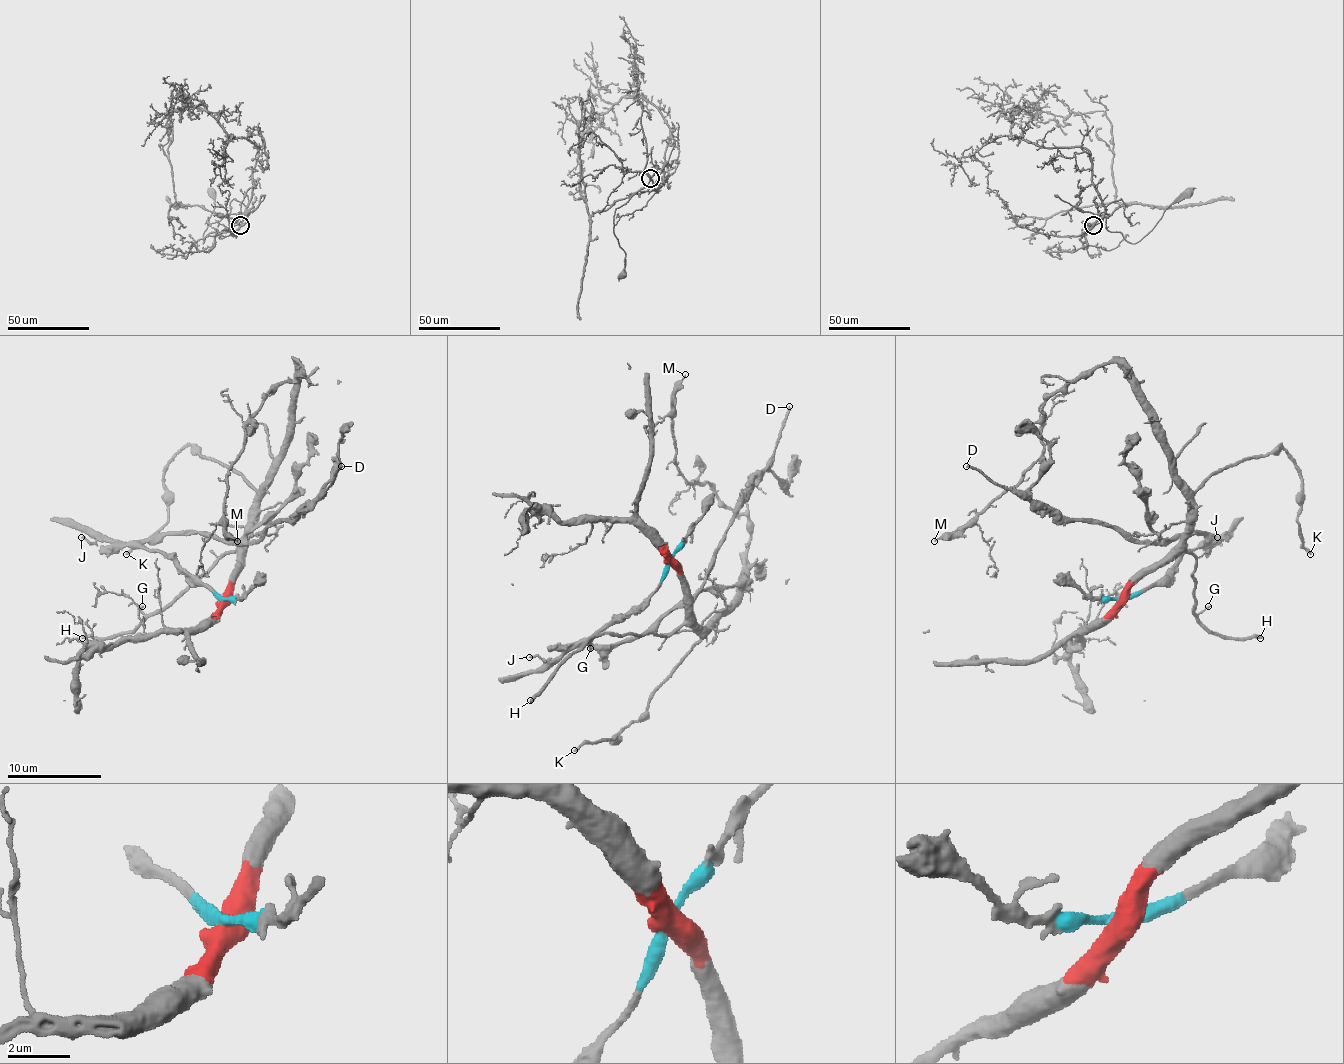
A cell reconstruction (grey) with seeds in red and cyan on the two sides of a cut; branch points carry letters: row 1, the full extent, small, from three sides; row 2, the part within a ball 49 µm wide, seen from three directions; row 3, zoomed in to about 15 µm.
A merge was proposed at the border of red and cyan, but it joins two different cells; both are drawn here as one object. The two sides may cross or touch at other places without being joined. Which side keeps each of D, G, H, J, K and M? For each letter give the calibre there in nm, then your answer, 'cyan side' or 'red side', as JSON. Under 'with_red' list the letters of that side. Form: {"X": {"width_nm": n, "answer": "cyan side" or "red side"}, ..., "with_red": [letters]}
{"D": {"width_nm": 200, "answer": "cyan side"}, "G": {"width_nm": 120, "answer": "red side"}, "H": {"width_nm": 320, "answer": "red side"}, "J": {"width_nm": 180, "answer": "cyan side"}, "K": {"width_nm": 240, "answer": "red side"}, "M": {"width_nm": 120, "answer": "red side"}, "with_red": ["G", "H", "K", "M"]}

